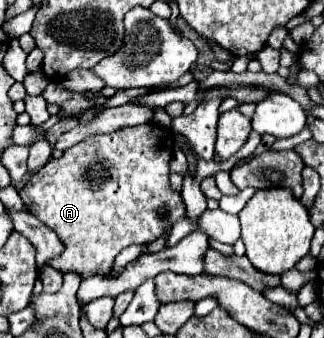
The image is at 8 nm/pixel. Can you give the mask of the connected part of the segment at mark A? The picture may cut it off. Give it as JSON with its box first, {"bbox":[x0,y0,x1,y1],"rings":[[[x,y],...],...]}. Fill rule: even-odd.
{"bbox":[20,124,186,278],"rings":[[[150,124],[120,128],[120,130],[112,132],[112,134],[96,134],[96,136],[88,136],[88,138],[84,138],[82,142],[74,144],[72,148],[64,150],[62,158],[58,158],[58,160],[56,160],[56,158],[50,158],[50,162],[44,164],[44,166],[42,166],[42,168],[40,168],[28,182],[26,182],[26,186],[20,190],[20,198],[22,198],[24,204],[28,206],[30,214],[34,214],[34,216],[36,216],[40,222],[44,222],[48,228],[52,228],[52,230],[58,234],[58,238],[64,242],[64,246],[66,246],[66,250],[64,250],[58,258],[50,260],[48,266],[56,268],[56,270],[62,272],[62,274],[64,274],[64,272],[78,272],[78,274],[82,274],[82,278],[86,278],[86,276],[90,276],[90,274],[110,274],[110,270],[112,270],[112,266],[114,266],[114,258],[116,258],[126,246],[130,246],[130,244],[154,242],[160,234],[164,234],[164,230],[166,230],[168,226],[172,226],[172,224],[186,212],[186,208],[182,206],[182,196],[170,188],[169,165],[171,158],[172,134],[170,134],[168,130],[164,130],[164,128],[150,126]],[[158,206],[168,206],[168,210],[170,210],[170,212],[168,212],[170,222],[164,222],[164,220],[158,216]]]}

